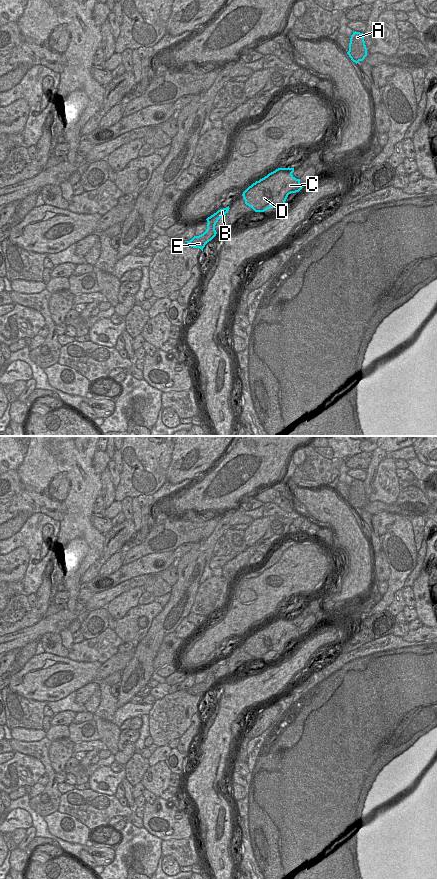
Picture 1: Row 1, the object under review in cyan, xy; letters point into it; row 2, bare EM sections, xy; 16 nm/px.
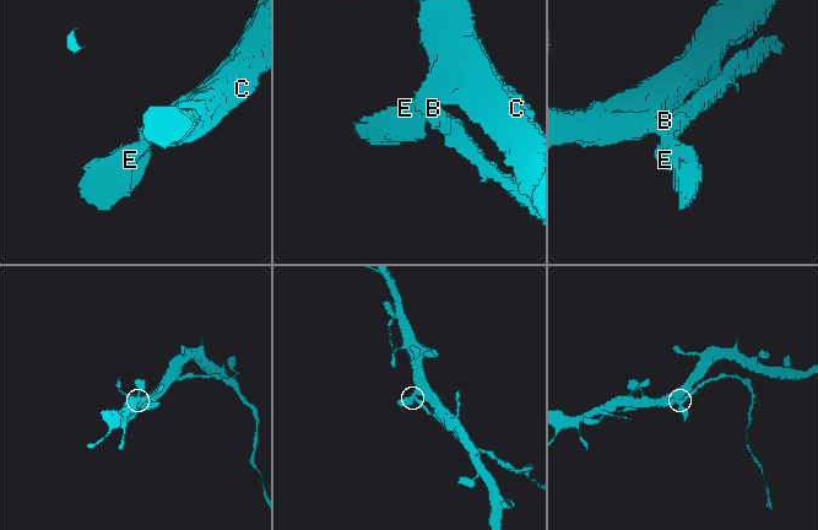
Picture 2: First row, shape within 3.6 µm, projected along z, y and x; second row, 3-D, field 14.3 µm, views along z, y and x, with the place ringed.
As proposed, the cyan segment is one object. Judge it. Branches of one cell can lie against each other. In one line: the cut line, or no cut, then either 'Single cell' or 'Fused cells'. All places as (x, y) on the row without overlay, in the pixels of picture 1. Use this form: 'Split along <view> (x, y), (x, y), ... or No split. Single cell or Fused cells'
Split along xy (215, 661), (219, 666). Fused cells.

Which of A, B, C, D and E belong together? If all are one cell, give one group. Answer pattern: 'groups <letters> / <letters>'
groups A C D E / B

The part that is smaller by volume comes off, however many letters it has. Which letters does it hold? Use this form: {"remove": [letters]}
{"remove": ["B"]}

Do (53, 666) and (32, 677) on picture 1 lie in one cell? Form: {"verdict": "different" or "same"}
{"verdict": "same"}

